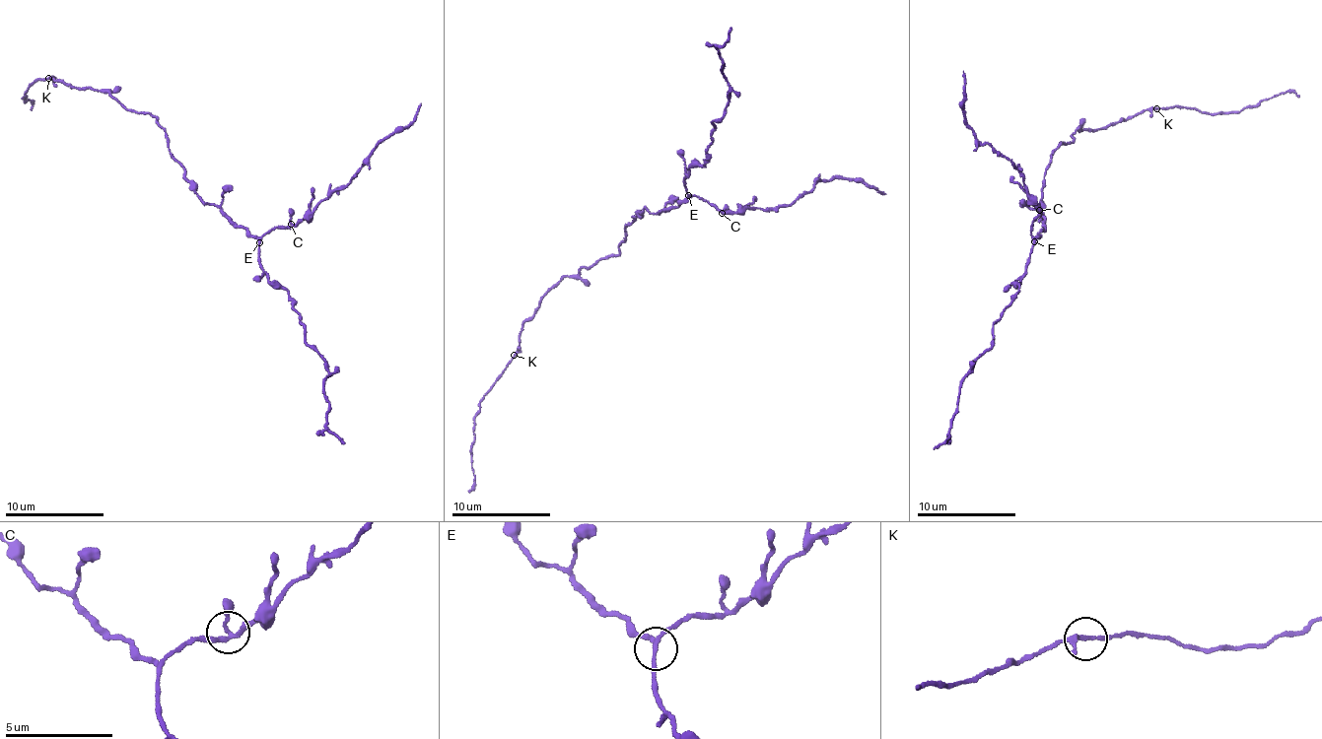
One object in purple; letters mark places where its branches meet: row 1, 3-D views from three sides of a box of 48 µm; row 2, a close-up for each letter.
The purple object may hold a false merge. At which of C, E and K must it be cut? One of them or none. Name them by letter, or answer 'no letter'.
no letter

